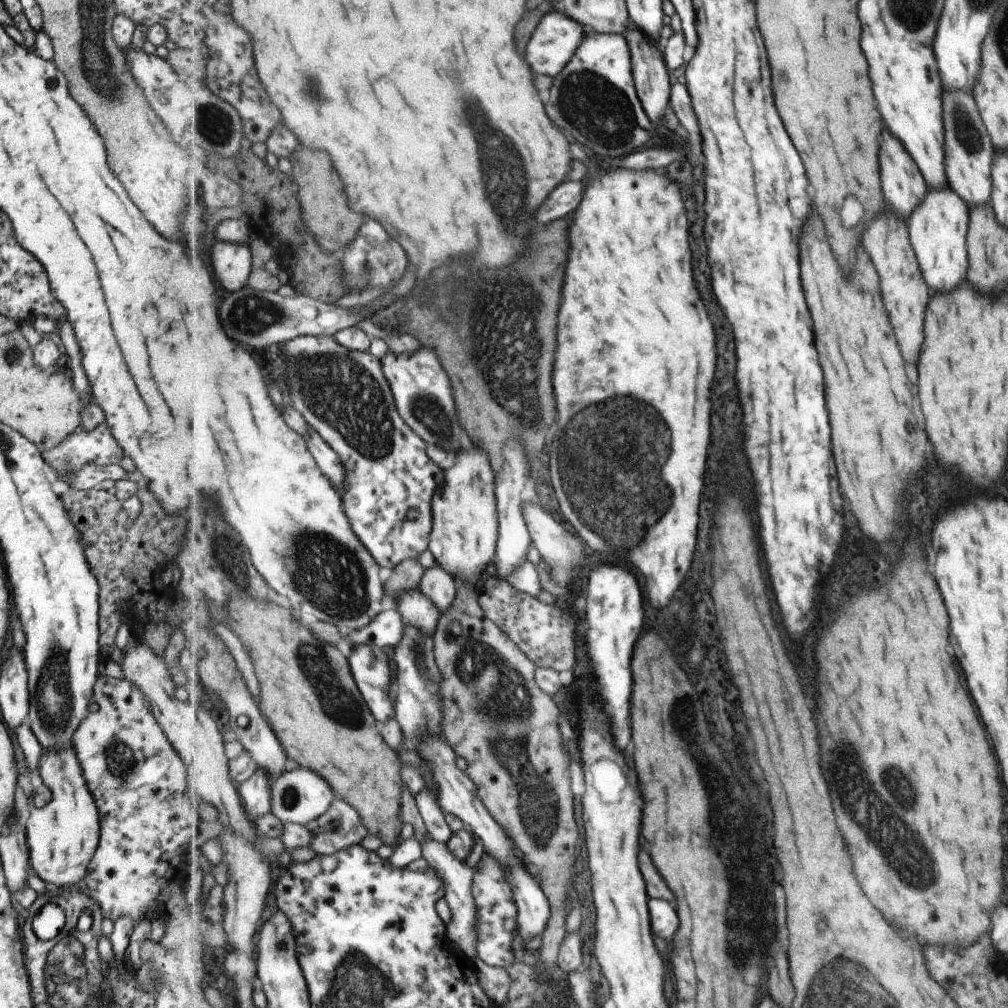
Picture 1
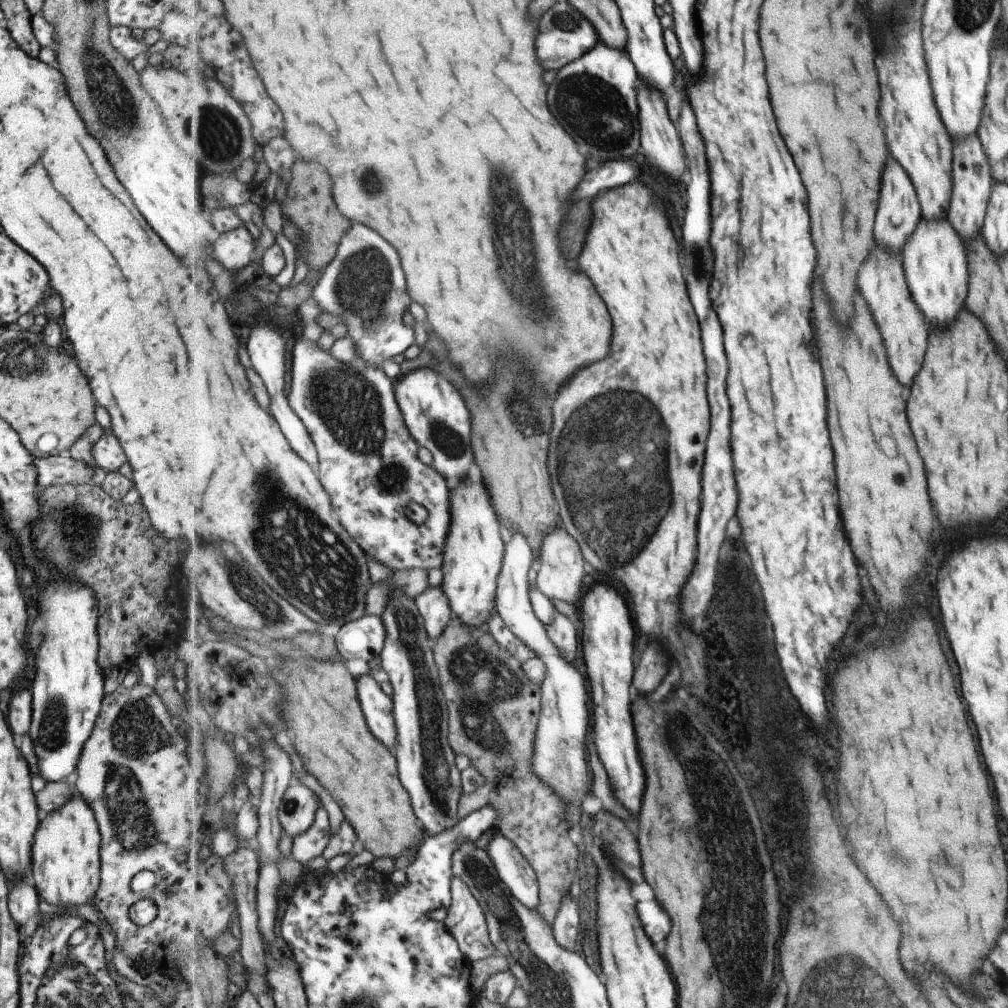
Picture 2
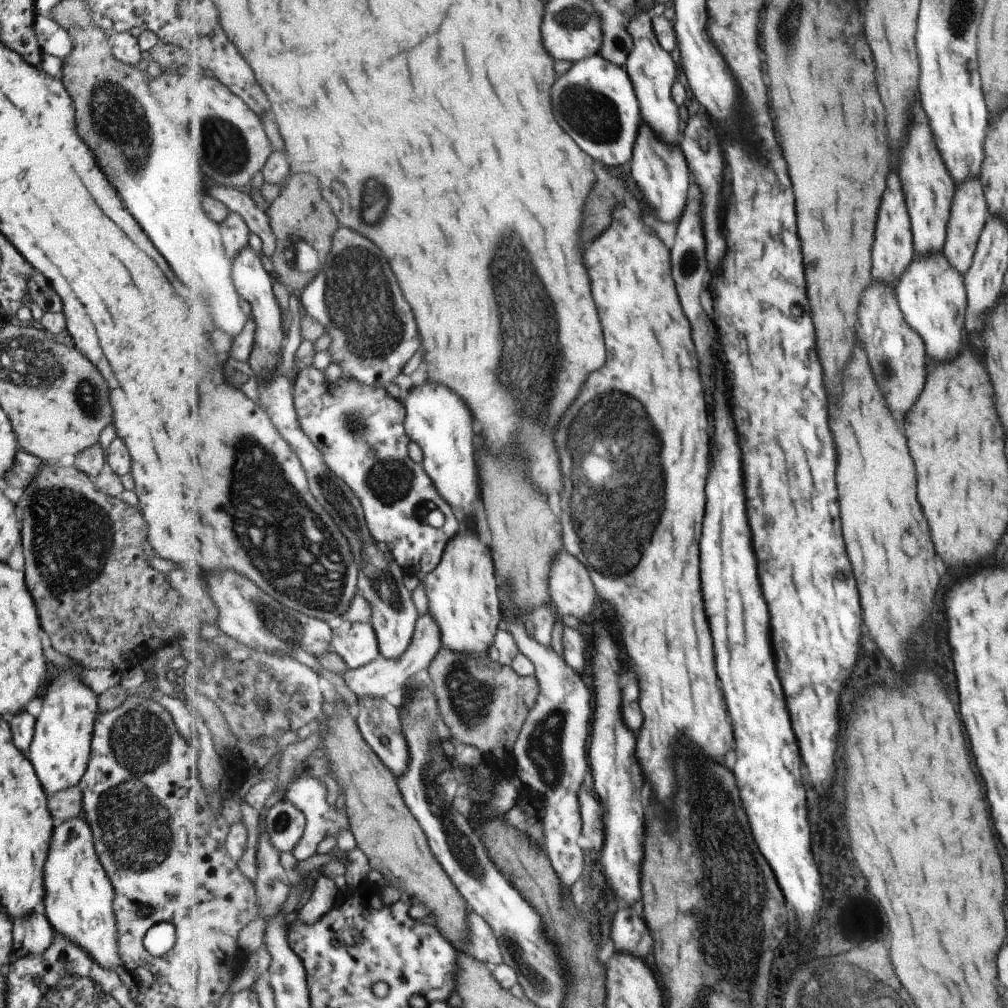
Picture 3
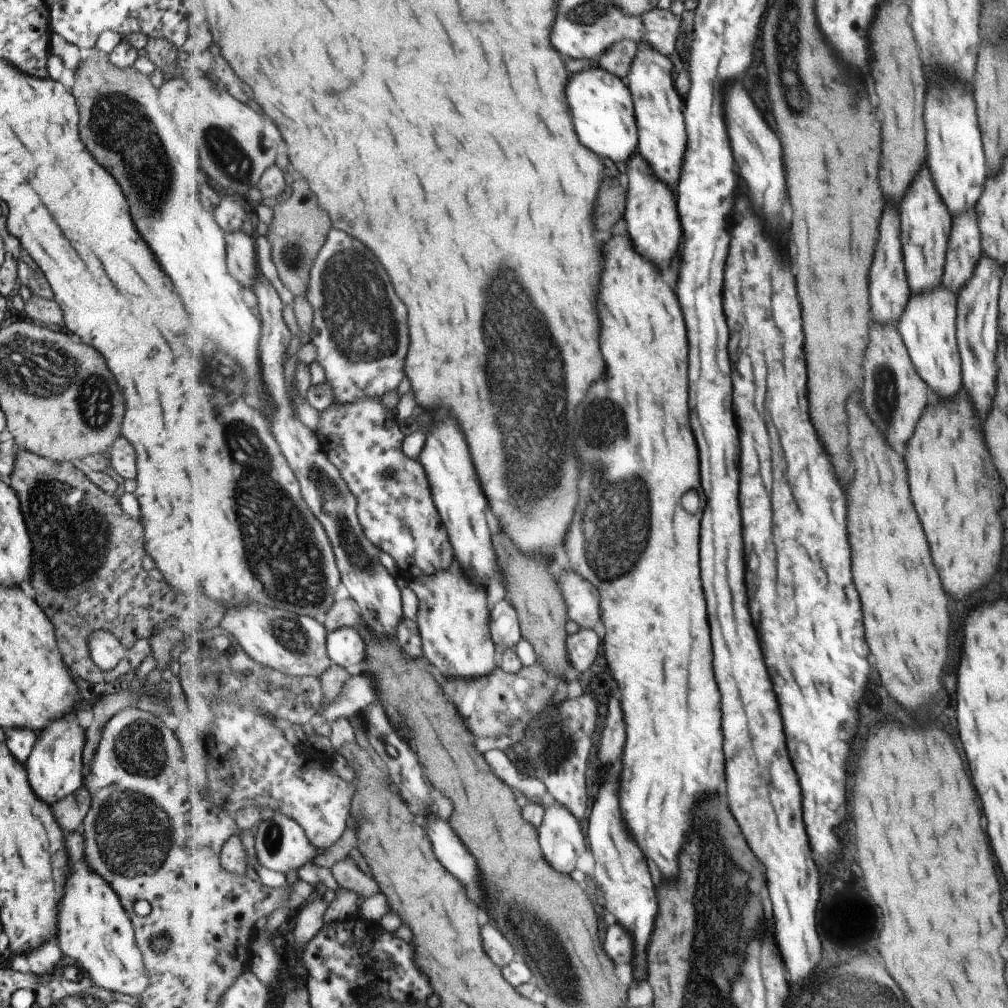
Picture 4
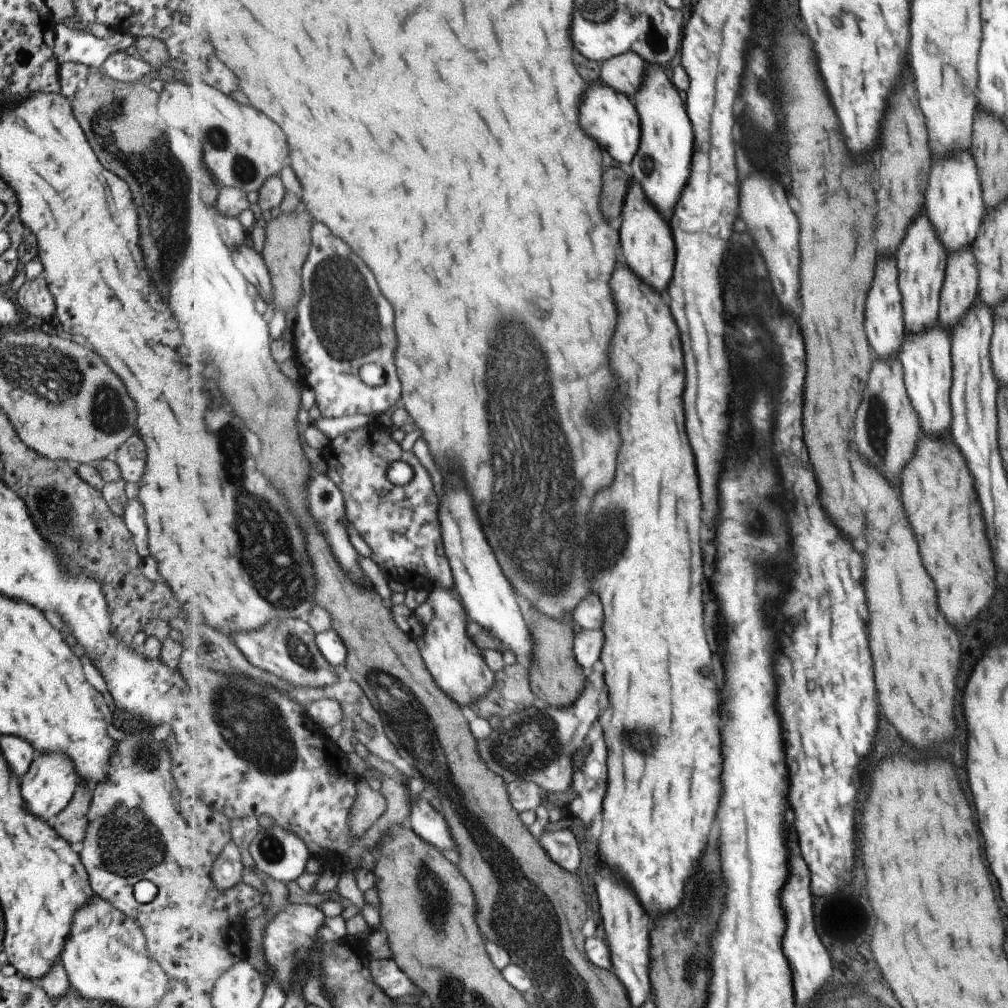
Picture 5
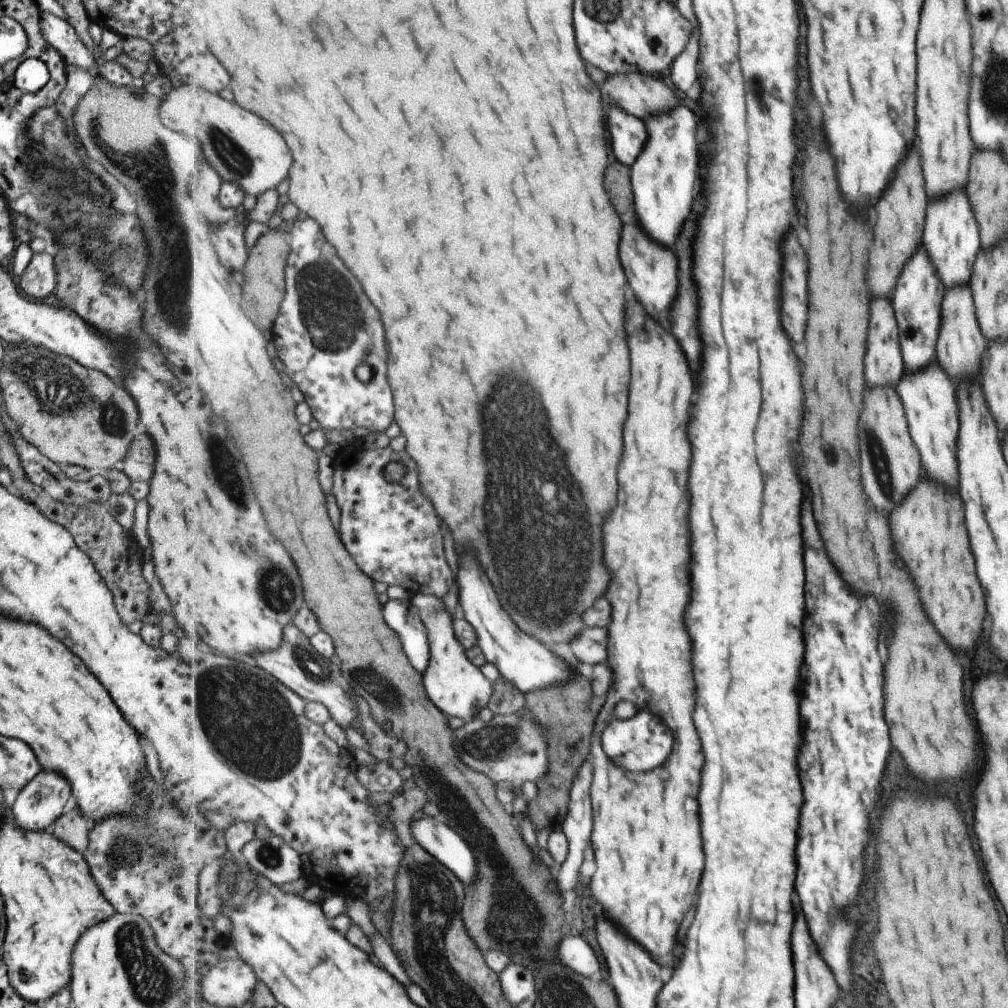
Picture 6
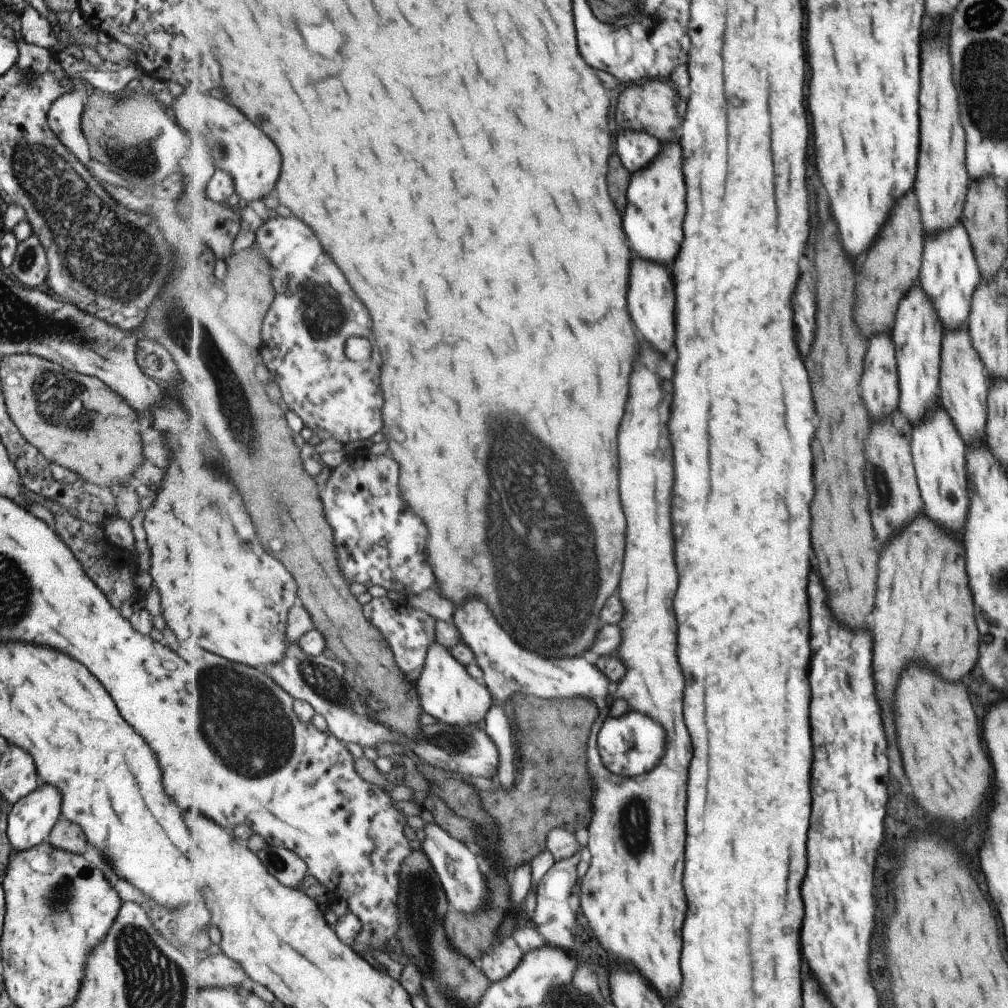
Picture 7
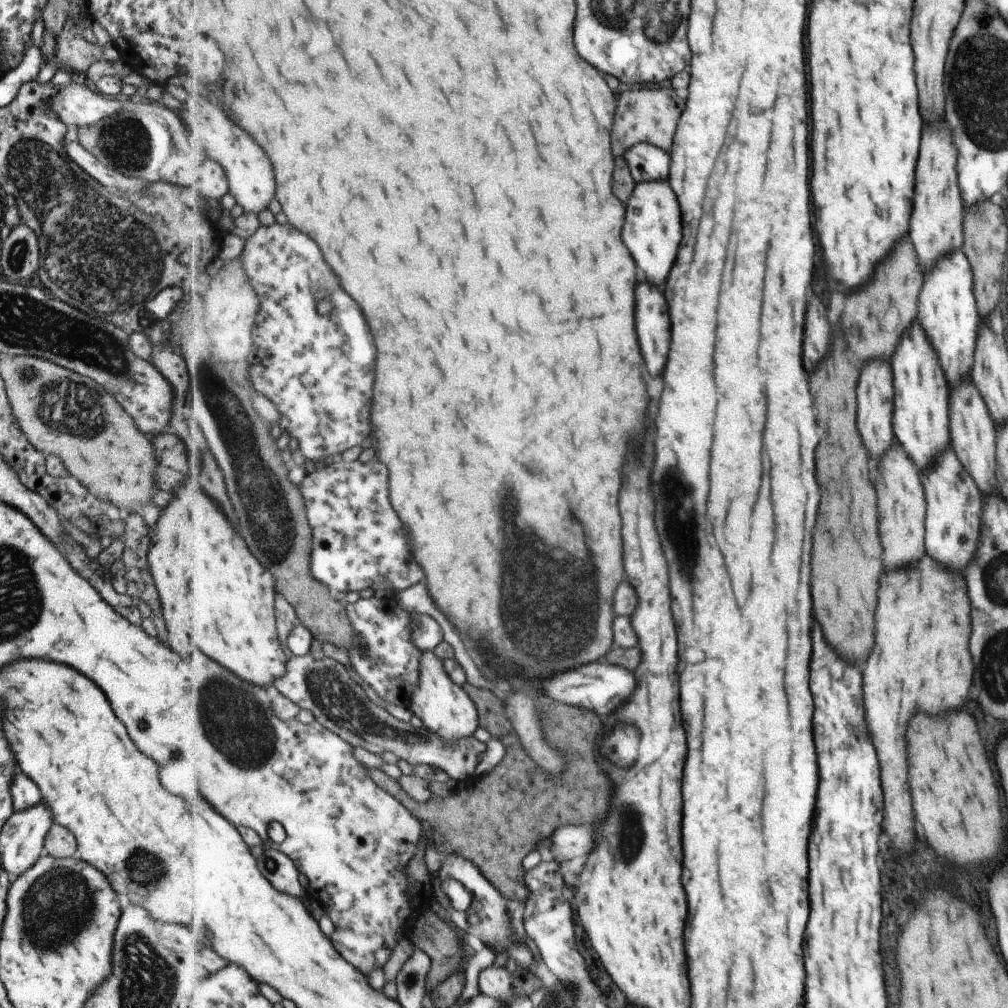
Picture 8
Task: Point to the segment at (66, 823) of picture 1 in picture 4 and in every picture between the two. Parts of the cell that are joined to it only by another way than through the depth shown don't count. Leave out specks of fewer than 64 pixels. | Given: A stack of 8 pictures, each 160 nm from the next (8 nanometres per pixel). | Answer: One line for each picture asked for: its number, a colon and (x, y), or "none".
2: (64, 869)
3: (77, 901)
4: (92, 929)

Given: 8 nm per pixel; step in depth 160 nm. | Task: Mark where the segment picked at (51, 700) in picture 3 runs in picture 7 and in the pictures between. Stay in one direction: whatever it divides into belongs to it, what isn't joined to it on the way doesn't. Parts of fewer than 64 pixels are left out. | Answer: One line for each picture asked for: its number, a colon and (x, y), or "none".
4: (54, 769)
5: (46, 787)
6: (36, 806)
7: (28, 822)

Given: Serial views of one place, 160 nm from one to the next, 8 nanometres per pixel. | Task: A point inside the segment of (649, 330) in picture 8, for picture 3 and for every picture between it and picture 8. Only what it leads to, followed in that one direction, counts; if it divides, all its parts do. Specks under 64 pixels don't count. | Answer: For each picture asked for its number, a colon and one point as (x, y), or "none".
3: (661, 169)
4: (653, 216)
5: (647, 238)
6: (653, 270)
7: (652, 297)

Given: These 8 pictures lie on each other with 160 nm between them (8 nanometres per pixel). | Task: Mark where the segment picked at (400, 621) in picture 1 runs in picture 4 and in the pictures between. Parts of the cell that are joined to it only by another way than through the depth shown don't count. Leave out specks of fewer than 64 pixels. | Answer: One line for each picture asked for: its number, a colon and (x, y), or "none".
2: (365, 638)
3: (357, 643)
4: (346, 646)

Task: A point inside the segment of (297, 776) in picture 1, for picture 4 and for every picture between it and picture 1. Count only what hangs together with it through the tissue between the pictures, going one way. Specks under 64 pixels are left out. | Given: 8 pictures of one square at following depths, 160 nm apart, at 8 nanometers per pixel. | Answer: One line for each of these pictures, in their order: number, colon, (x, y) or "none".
2: (300, 805)
3: (287, 822)
4: (281, 843)

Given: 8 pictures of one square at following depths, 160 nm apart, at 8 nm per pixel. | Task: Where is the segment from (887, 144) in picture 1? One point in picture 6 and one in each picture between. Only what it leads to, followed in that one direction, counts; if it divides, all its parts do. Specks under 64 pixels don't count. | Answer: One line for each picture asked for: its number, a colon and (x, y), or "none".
2: (900, 211)
3: (892, 253)
4: (888, 290)
5: (884, 321)
6: (884, 364)

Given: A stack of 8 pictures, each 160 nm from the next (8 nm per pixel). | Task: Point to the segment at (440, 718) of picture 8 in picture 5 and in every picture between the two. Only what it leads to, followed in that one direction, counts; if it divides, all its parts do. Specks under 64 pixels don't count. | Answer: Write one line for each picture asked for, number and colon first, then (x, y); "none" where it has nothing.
5: (458, 664)
6: (454, 682)
7: (450, 694)

